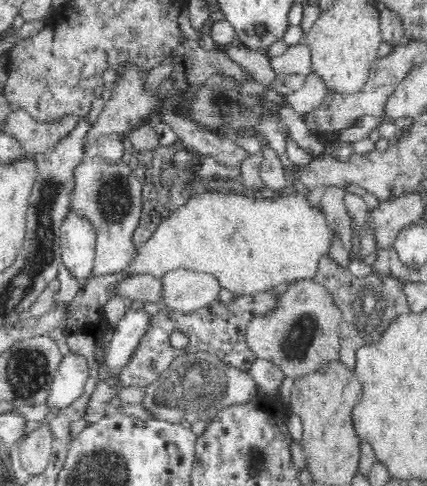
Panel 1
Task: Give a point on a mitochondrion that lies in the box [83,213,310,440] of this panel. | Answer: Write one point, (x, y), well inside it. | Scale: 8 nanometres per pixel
(212, 374)

